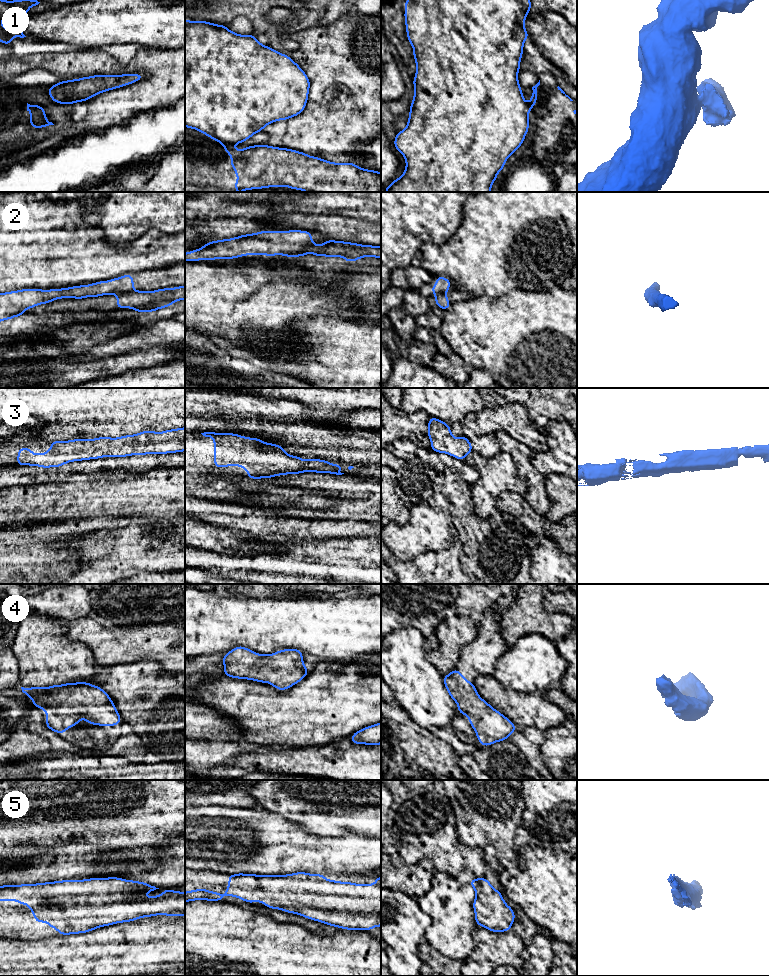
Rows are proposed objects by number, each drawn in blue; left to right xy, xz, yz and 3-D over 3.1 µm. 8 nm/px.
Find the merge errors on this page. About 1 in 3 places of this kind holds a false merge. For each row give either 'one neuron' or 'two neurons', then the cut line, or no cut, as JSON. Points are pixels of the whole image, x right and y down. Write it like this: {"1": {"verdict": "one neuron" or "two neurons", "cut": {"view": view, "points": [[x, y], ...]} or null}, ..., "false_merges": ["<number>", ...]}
{"1": {"verdict": "two neurons", "cut": {"view": "xz", "points": [[223, 143], [230, 146]]}}, "2": {"verdict": "two neurons", "cut": {"view": "xy", "points": [[132, 289], [127, 292], [121, 292], [118, 295]]}}, "3": {"verdict": "one neuron", "cut": null}, "4": {"verdict": "one neuron", "cut": null}, "5": {"verdict": "one neuron", "cut": null}, "false_merges": ["1", "2"]}

